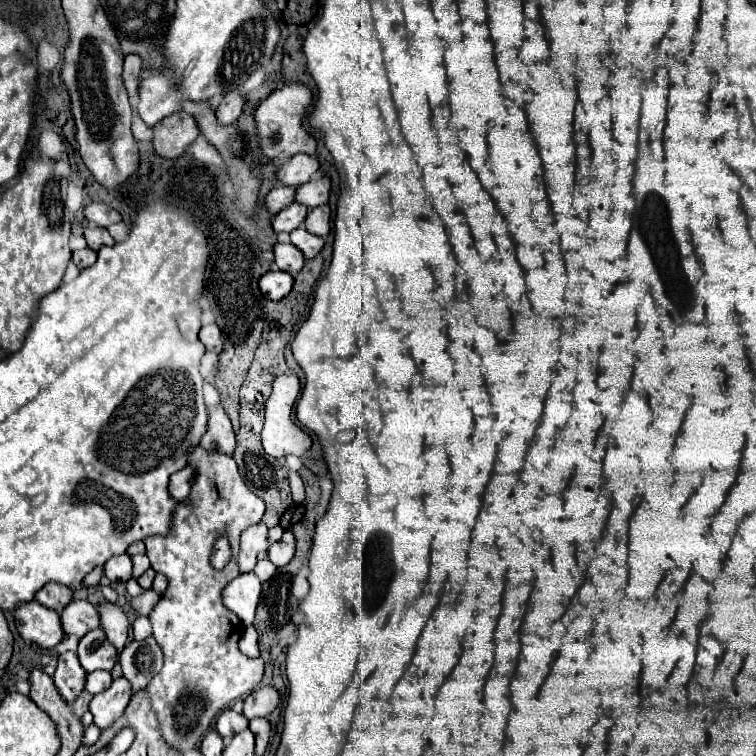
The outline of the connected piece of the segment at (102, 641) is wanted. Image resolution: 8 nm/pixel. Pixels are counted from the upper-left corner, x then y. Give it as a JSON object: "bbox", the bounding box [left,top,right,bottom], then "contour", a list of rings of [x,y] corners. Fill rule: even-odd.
{"bbox":[77,628,117,672],"contour":[[[93,628],[81,638],[77,654],[85,672],[111,670],[117,662],[117,650],[113,648],[113,644],[109,644],[101,628]]]}

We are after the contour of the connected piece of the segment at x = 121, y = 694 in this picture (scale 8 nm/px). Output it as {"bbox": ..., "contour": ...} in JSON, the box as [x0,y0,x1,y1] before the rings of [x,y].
{"bbox":[89,676,133,730],"contour":[[[123,676],[115,678],[113,684],[105,692],[95,694],[93,700],[89,702],[89,712],[93,714],[93,722],[101,730],[111,726],[127,708],[131,694],[133,690],[129,688],[129,682]]]}

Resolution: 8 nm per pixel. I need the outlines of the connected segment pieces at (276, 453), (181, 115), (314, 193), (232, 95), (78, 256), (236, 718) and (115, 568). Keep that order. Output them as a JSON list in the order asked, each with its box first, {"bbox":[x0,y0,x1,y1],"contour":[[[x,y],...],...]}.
[{"bbox":[263,374,311,458],"contour":[[[283,374],[283,376],[277,376],[275,382],[273,382],[273,392],[271,396],[265,400],[265,426],[263,426],[263,450],[265,454],[273,456],[273,458],[283,458],[283,456],[289,456],[289,454],[295,454],[295,456],[303,456],[309,448],[311,448],[311,438],[305,430],[301,430],[293,418],[291,418],[291,412],[293,412],[293,404],[297,402],[299,398],[299,392],[301,392],[301,384],[299,384],[299,378],[295,374]]]},{"bbox":[153,112,199,158],"contour":[[[175,112],[161,122],[157,122],[153,146],[155,152],[163,158],[179,158],[187,150],[187,146],[199,136],[199,126],[193,116],[187,112]]]},{"bbox":[295,176,331,208],"contour":[[[323,176],[323,178],[311,180],[311,182],[303,184],[303,186],[299,186],[295,190],[295,200],[305,204],[307,208],[317,208],[321,204],[327,204],[329,190],[331,190],[331,182],[329,182],[327,176]]]},{"bbox":[215,90,245,126],"contour":[[[235,90],[233,92],[227,92],[223,102],[219,104],[219,108],[215,110],[215,116],[217,116],[217,122],[223,124],[223,126],[229,126],[229,124],[235,124],[235,120],[239,118],[241,110],[243,110],[243,104],[245,104],[245,98],[239,96]]]},{"bbox":[73,248,97,268],"contour":[[[83,248],[83,250],[73,252],[73,262],[79,268],[89,268],[91,264],[95,264],[95,260],[97,260],[97,252],[93,252],[91,248]]]},{"bbox":[215,710,249,740],"contour":[[[223,710],[221,716],[217,718],[215,730],[219,732],[219,736],[221,736],[223,740],[229,740],[229,738],[235,736],[237,732],[245,730],[247,724],[249,724],[249,720],[247,720],[243,714],[237,714],[237,712],[233,712],[233,710]]]},{"bbox":[103,554,133,582],"contour":[[[121,554],[107,560],[103,572],[111,582],[127,582],[131,578],[131,568],[133,568],[131,558],[127,554]]]}]

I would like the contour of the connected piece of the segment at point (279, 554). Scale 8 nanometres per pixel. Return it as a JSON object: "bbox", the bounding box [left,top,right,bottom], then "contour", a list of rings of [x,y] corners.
{"bbox":[267,530,295,568],"contour":[[[285,530],[285,534],[281,536],[279,542],[273,542],[267,550],[267,558],[277,566],[277,568],[283,568],[285,564],[291,562],[295,554],[295,538],[289,530]]]}

